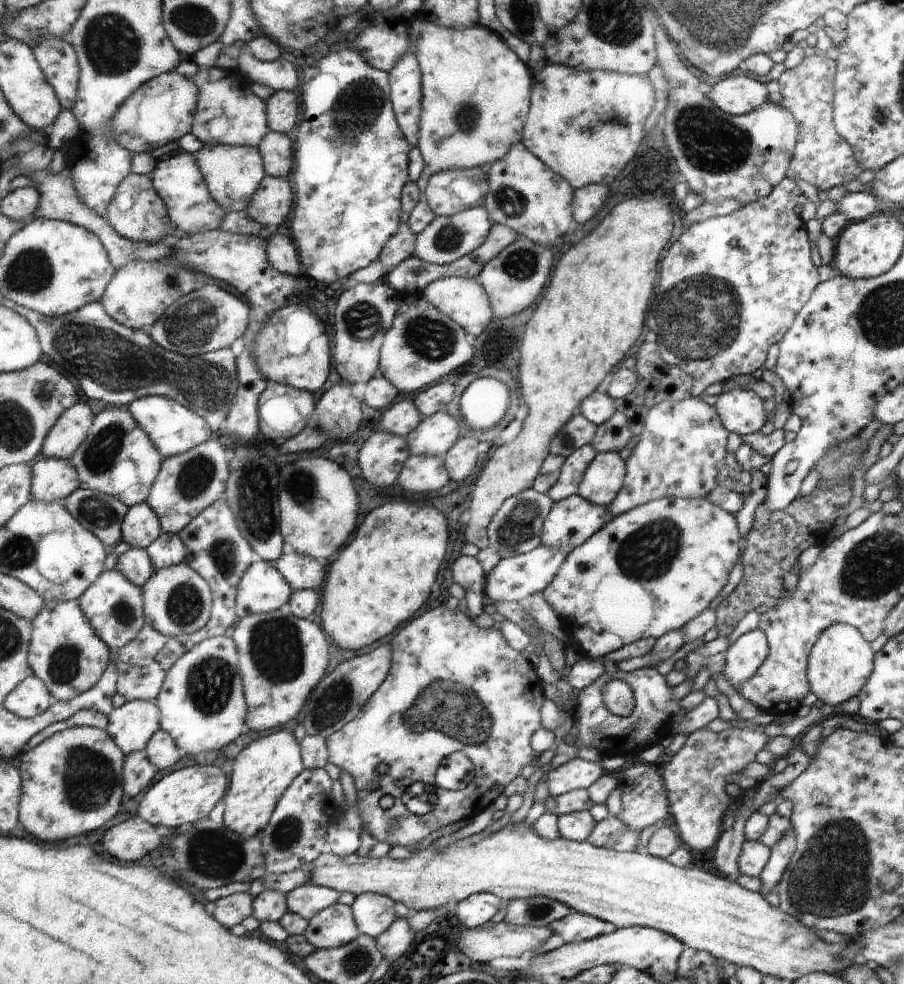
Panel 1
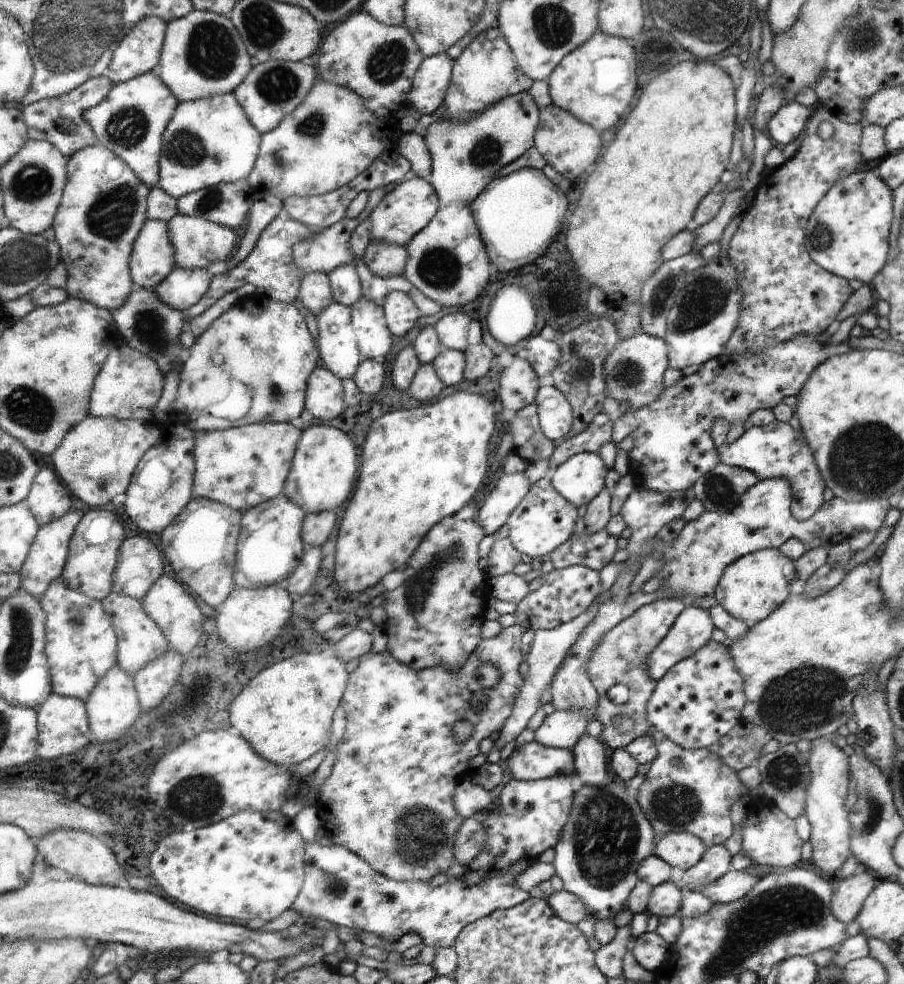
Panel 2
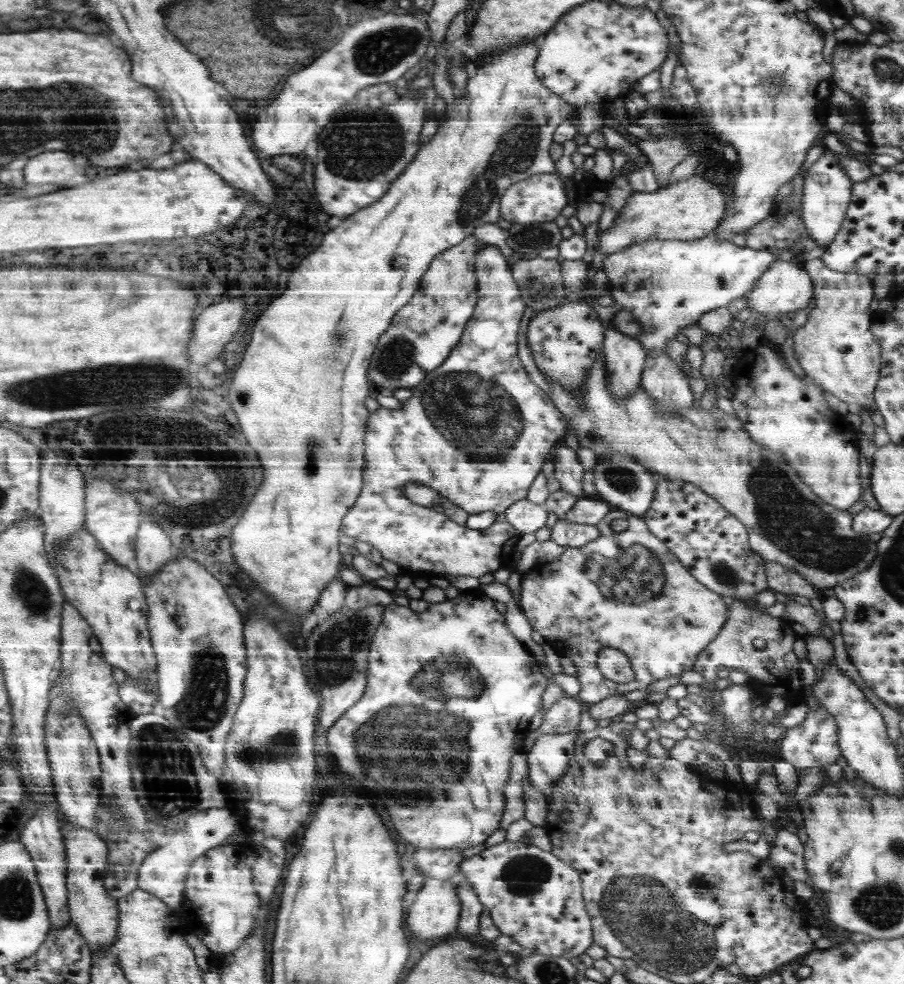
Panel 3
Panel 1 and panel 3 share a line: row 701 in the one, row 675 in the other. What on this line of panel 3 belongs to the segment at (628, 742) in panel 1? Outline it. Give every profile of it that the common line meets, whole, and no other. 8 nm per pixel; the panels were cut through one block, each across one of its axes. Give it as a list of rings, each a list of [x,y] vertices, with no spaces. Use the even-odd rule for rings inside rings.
[[[613,508],[597,528],[597,540],[591,540],[585,546],[565,548],[557,562],[549,564],[549,568],[543,566],[547,574],[555,576],[551,580],[557,584],[547,584],[539,578],[539,570],[521,576],[521,610],[535,632],[541,632],[559,656],[573,660],[577,668],[575,678],[581,684],[577,698],[589,704],[599,704],[615,694],[643,690],[655,680],[681,676],[681,672],[691,670],[697,656],[719,636],[729,612],[721,596],[705,588],[705,584],[701,584],[681,562],[677,562],[677,558],[673,558],[673,554],[669,554],[665,542],[649,532],[643,518]],[[601,648],[617,648],[629,658],[635,674],[633,682],[615,684],[613,680],[603,678],[597,668],[597,654]]]

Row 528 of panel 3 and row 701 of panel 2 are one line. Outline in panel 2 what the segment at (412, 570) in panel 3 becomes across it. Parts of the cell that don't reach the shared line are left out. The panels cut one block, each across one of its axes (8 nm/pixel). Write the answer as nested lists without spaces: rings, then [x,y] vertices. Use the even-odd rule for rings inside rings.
[[[515,624],[511,628],[505,628],[499,636],[491,638],[491,640],[483,640],[481,646],[477,646],[477,650],[469,656],[469,660],[465,660],[461,666],[457,668],[451,668],[447,662],[445,664],[437,664],[437,666],[431,666],[431,668],[423,668],[423,670],[413,670],[411,666],[405,666],[403,662],[399,662],[393,654],[389,652],[383,652],[383,654],[369,654],[365,658],[359,660],[359,668],[351,674],[351,682],[349,682],[349,688],[345,692],[345,700],[343,700],[343,708],[345,708],[345,714],[347,714],[347,728],[345,728],[345,734],[341,738],[341,744],[339,744],[339,750],[337,750],[337,760],[335,760],[335,768],[333,768],[333,774],[329,776],[323,792],[321,792],[321,798],[315,802],[317,810],[319,810],[319,820],[321,820],[321,826],[327,830],[327,836],[333,840],[333,844],[339,844],[339,846],[347,846],[349,850],[357,852],[359,856],[363,856],[369,864],[373,864],[373,868],[377,868],[381,874],[397,880],[397,882],[425,882],[429,884],[433,876],[441,874],[441,872],[447,872],[453,864],[459,864],[457,856],[455,856],[455,848],[457,848],[457,838],[459,838],[459,832],[463,828],[463,822],[467,820],[461,812],[459,812],[459,806],[457,806],[457,790],[459,790],[459,784],[461,780],[471,774],[469,770],[469,764],[471,764],[471,758],[475,758],[479,752],[481,752],[481,742],[485,738],[489,738],[493,732],[499,732],[505,724],[505,720],[509,718],[509,712],[515,708],[519,696],[521,696],[521,688],[525,686],[525,654],[521,650],[521,638],[525,634],[525,628],[521,624]],[[485,664],[493,664],[495,668],[499,668],[501,672],[501,680],[495,688],[483,688],[481,682],[481,676],[479,676],[479,670],[485,666]],[[473,694],[483,694],[487,698],[487,704],[483,708],[483,712],[477,712],[471,708],[469,700]],[[463,720],[469,720],[471,724],[475,724],[475,734],[469,742],[465,744],[459,744],[457,738],[455,738],[455,724],[457,722],[463,722]]]

